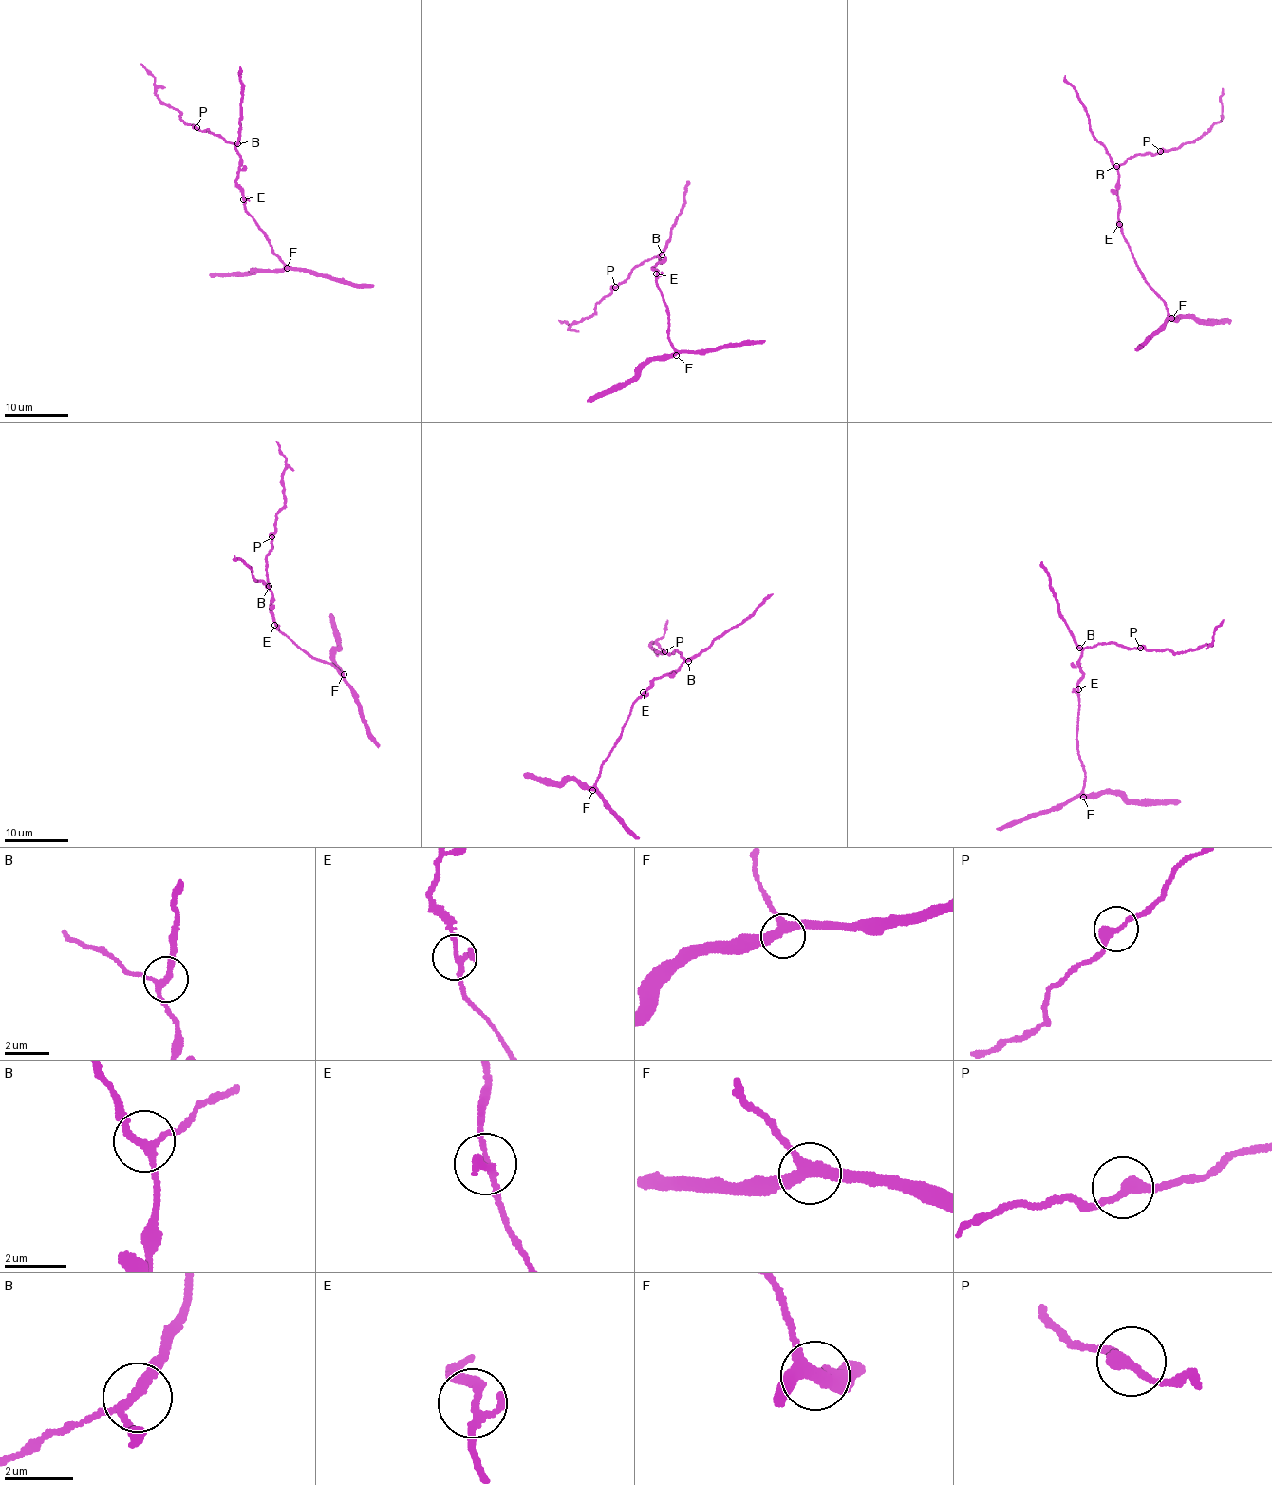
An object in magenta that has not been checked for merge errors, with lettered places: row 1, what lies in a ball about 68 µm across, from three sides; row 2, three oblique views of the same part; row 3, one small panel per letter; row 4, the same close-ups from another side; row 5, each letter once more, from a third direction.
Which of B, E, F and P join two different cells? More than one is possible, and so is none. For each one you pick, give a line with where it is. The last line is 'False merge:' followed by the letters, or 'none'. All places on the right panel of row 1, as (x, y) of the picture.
False merge: none

